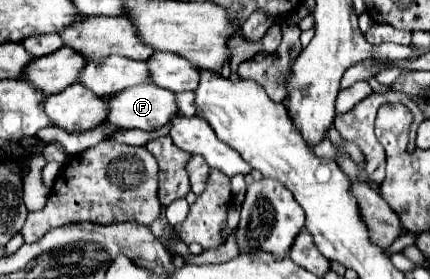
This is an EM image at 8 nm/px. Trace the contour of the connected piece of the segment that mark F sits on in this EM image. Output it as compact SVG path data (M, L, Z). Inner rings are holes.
M155 83L129 87L121 93L109 97L111 113L109 123L123 129L143 129L155 131L169 123L169 119L179 111L175 93L155 87Z

